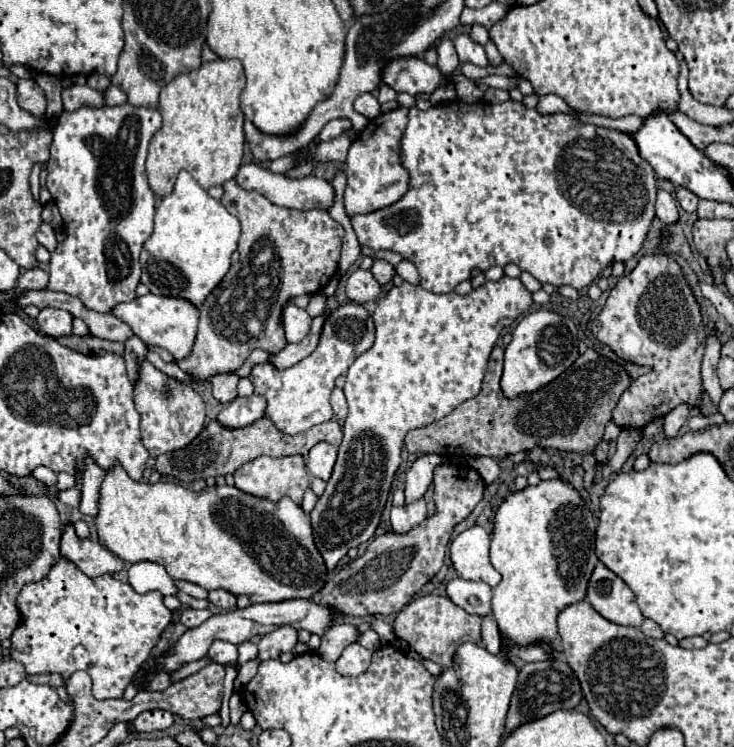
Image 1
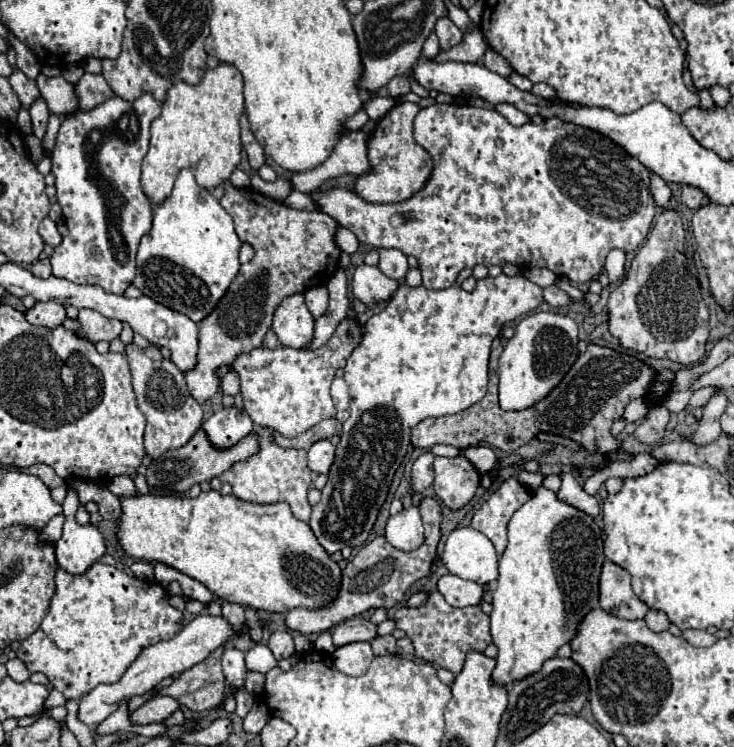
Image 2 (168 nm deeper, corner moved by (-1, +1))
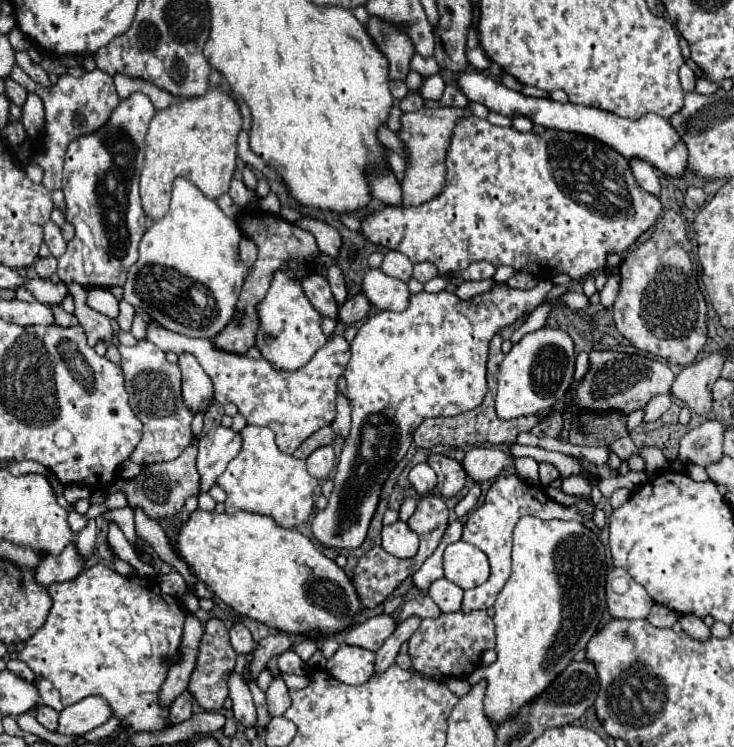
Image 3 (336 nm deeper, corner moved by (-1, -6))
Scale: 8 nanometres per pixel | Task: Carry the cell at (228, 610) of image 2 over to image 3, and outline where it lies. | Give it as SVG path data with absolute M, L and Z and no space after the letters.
M235 623L235 627L229 633L231 633L231 645L239 655L247 655L255 649L255 641L253 641L253 637L245 625Z

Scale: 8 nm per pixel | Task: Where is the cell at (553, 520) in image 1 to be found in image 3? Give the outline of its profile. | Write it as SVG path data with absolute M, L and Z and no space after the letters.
M521 517L513 531L513 571L505 587L501 589L495 609L495 631L497 631L497 661L489 667L475 669L467 681L471 685L481 679L487 683L485 693L485 715L491 725L503 725L517 717L517 711L541 695L553 679L571 663L573 655L585 649L587 641L597 633L605 603L605 571L607 555L599 541L599 535L589 531L577 521L543 521L537 517Z

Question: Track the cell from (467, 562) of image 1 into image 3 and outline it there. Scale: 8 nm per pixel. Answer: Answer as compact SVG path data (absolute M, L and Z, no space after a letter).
M465 541L447 545L443 555L443 569L445 577L459 585L461 589L477 587L485 583L489 577L487 555Z

